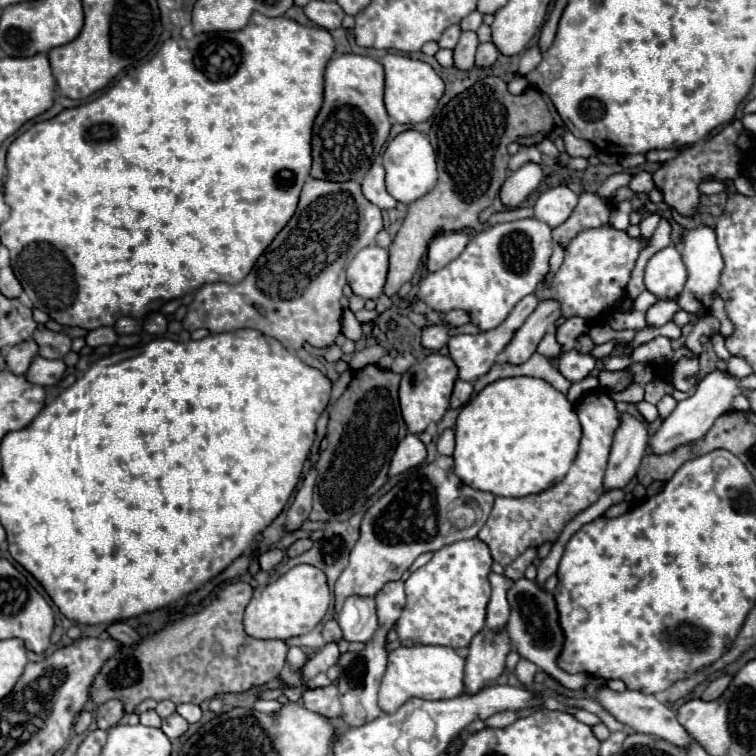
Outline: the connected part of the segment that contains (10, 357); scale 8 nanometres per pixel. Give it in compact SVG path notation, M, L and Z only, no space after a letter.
M23 341L15 347L11 347L7 351L7 369L13 373L13 375L23 375L27 371L27 367L31 365L31 359L37 355L37 347L35 347L35 341Z

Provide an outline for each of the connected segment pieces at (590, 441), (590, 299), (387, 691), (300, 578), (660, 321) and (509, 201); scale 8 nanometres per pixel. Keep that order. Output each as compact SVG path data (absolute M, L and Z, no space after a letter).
M593 391L577 405L577 415L583 427L583 437L579 443L579 453L565 479L537 495L527 495L519 499L495 497L493 511L483 529L479 531L479 539L489 545L493 561L507 567L525 549L539 547L545 541L557 541L563 531L563 525L567 525L577 513L593 505L603 495L603 473L607 467L611 441L615 429L619 427L621 413L617 411L615 401L609 397L607 391Z
M609 225L585 229L569 241L569 245L565 247L563 265L559 267L551 283L541 281L537 285L535 295L539 301L547 301L547 299L559 301L561 317L565 319L581 317L591 325L593 321L599 321L601 317L611 313L615 303L623 299L635 261L641 249L645 249L647 245L649 245L647 239L629 237L627 231Z
M413 645L389 651L387 673L379 689L379 707L385 713L395 713L407 699L453 699L463 693L465 659L451 647L439 645Z
M295 565L277 581L269 583L245 609L245 631L255 639L289 639L309 633L327 613L331 593L323 571L313 565Z
M657 301L653 307L649 307L649 311L645 313L647 325L649 327L663 327L667 321L673 319L673 315L680 310L679 305L675 301Z
M525 163L521 165L517 171L513 171L503 187L501 187L501 199L505 207L517 207L519 203L523 203L541 183L543 179L543 169L539 163Z

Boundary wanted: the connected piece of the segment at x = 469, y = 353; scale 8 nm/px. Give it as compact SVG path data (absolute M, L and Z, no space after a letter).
M527 295L527 297L523 297L513 307L513 311L509 313L509 317L499 327L495 327L491 331L481 331L481 333L475 333L475 335L455 335L455 337L451 337L449 339L449 355L451 355L451 359L455 359L455 363L459 367L459 379L463 379L463 381L475 381L475 379L483 377L495 365L497 355L507 347L507 343L513 339L515 331L535 311L537 303L539 301L535 299L535 295Z

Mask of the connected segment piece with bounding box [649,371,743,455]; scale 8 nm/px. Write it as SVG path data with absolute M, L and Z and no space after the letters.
M721 371L709 373L703 381L697 383L693 397L689 397L685 401L679 401L675 411L669 417L665 417L661 427L649 437L651 453L665 455L665 453L675 451L681 445L687 445L687 443L693 443L693 441L701 439L711 429L711 425L715 423L715 419L719 415L731 411L731 401L739 393L743 393L743 391L739 389L739 379L737 377L733 377L729 373L721 373Z

